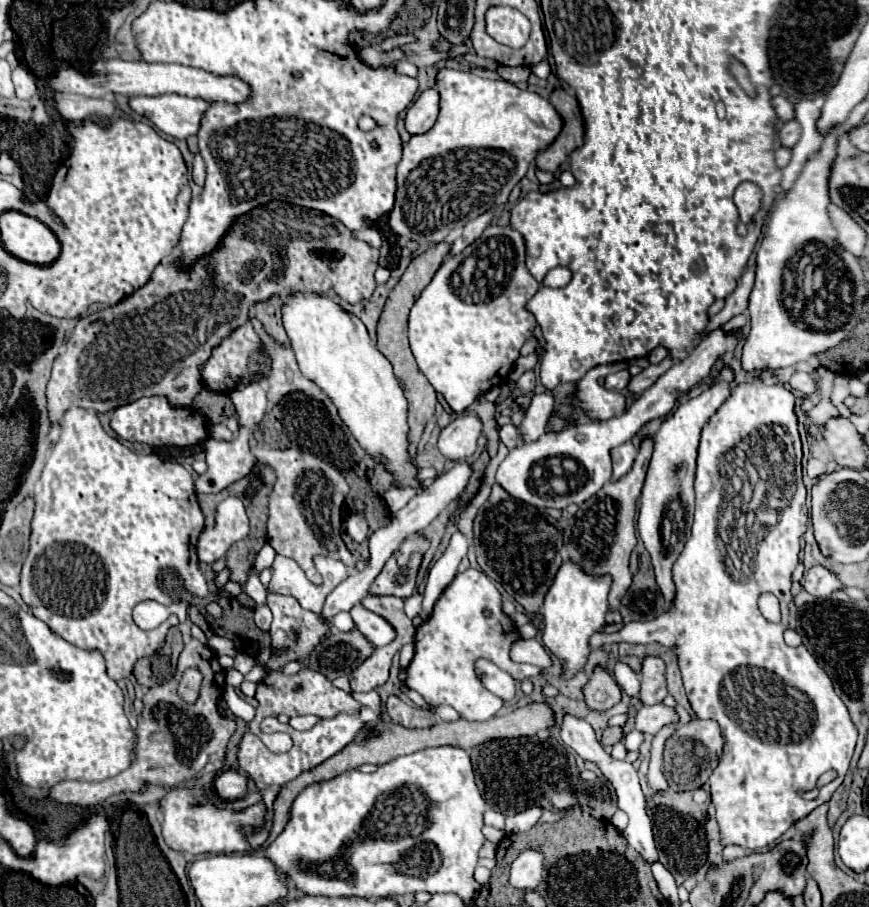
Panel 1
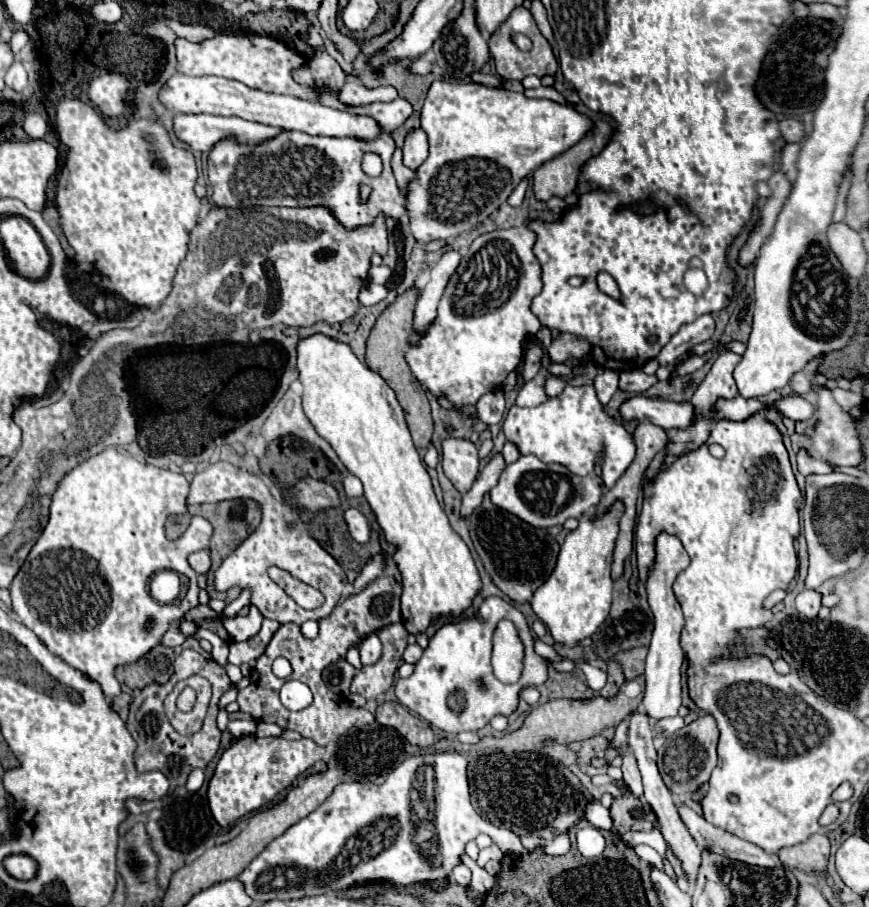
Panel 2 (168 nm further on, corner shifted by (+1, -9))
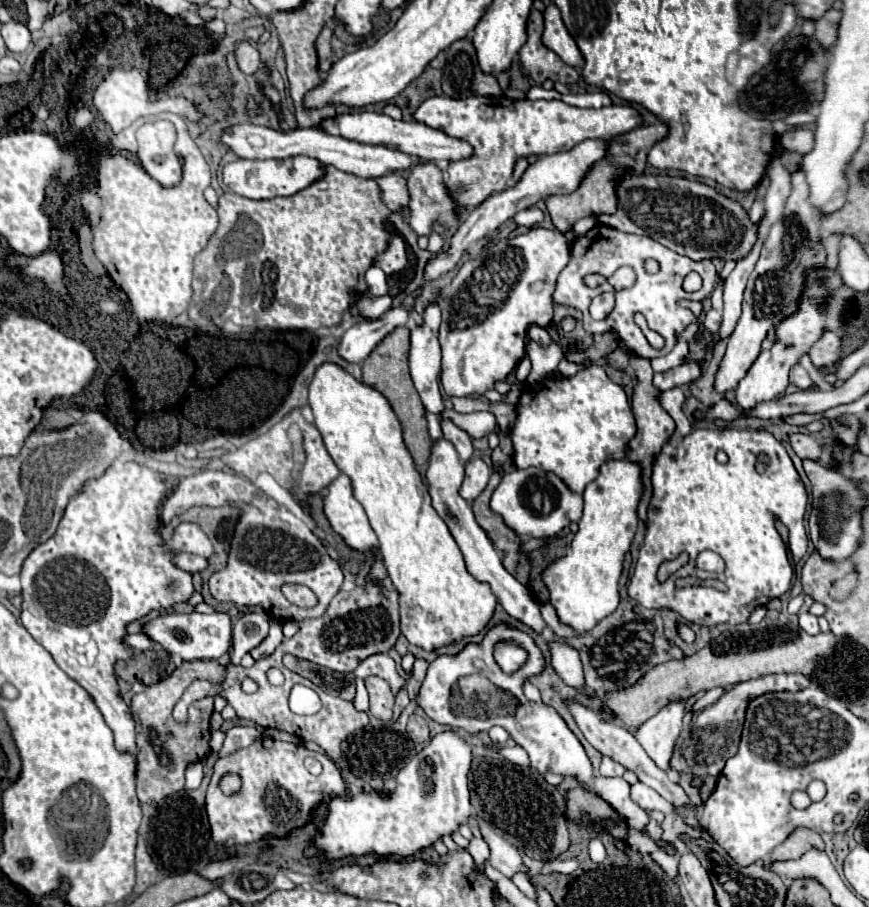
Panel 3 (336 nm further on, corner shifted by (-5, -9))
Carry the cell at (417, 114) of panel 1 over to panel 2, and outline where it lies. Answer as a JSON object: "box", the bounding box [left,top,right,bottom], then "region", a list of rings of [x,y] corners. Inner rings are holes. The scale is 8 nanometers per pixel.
{"box":[404,127,428,169],"region":[[[414,127],[404,139],[404,165],[416,169],[428,157],[428,137],[424,129]]]}

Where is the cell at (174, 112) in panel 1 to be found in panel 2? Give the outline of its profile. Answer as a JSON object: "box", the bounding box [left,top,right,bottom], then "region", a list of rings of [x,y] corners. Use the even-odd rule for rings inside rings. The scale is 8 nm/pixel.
{"box":[174,115,280,151],"region":[[[174,115],[174,135],[184,141],[194,151],[210,151],[212,145],[228,135],[238,137],[244,143],[260,143],[268,137],[280,133],[278,127],[268,127],[252,121],[244,121],[240,117],[224,117],[224,115]]]}

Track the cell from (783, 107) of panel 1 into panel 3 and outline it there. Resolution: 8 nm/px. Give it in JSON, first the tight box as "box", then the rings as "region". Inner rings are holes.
{"box":[780,127,814,155],"region":[[[796,127],[780,137],[780,145],[786,151],[796,151],[800,155],[806,155],[806,153],[810,153],[810,149],[814,149],[814,133],[808,129]]]}

